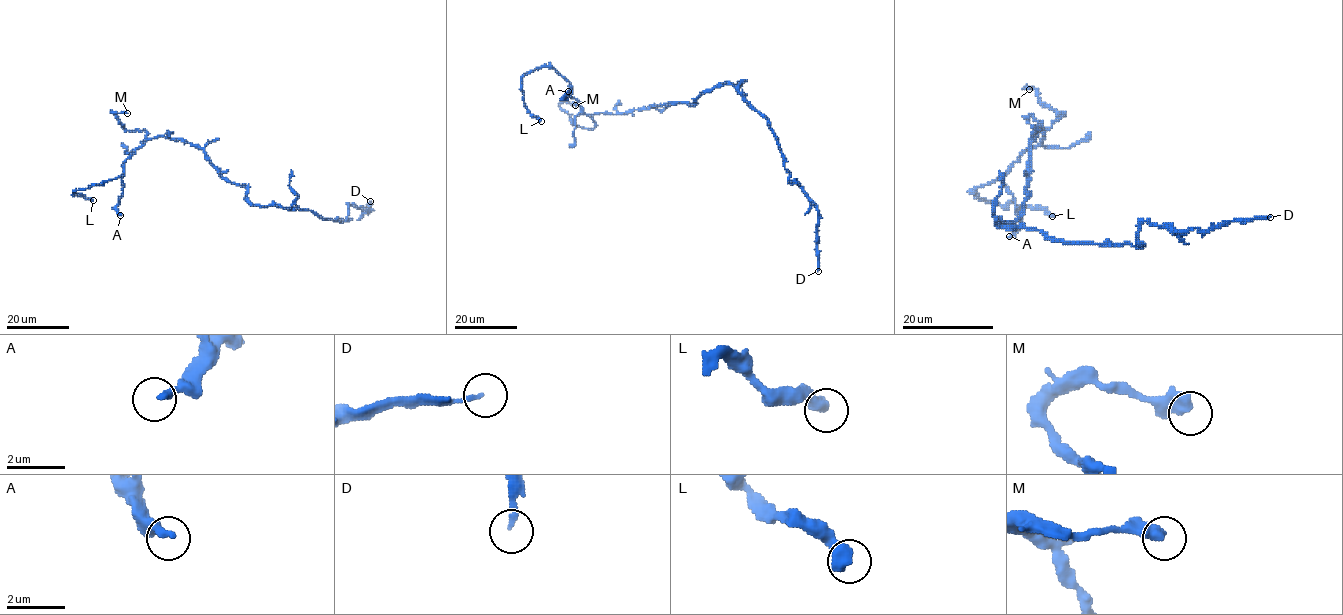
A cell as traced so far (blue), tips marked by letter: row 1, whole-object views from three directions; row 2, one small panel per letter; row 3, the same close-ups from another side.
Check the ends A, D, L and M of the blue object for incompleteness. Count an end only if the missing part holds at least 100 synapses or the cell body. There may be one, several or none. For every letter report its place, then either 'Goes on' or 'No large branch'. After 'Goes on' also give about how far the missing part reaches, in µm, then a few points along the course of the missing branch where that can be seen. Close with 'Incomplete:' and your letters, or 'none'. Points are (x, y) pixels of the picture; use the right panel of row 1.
A: Place: (1009, 236). No large branch
D: Place: (1270, 217). Goes on. Missing length about 250 µm
L: Place: (1052, 216). No large branch
M: Place: (1029, 89). No large branch
Incomplete: D

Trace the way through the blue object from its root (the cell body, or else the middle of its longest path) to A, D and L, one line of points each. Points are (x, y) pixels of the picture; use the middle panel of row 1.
A: (694, 103), (664, 103), (620, 114), (586, 114), (571, 96), (571, 88), (570, 95), (564, 98), (568, 91)
D: (694, 103), (701, 94), (731, 83), (767, 119), (789, 180), (796, 180), (817, 209), (818, 271)
L: (694, 103), (586, 114), (571, 96), (570, 84), (541, 66), (528, 71), (521, 84), (524, 106), (541, 121)

